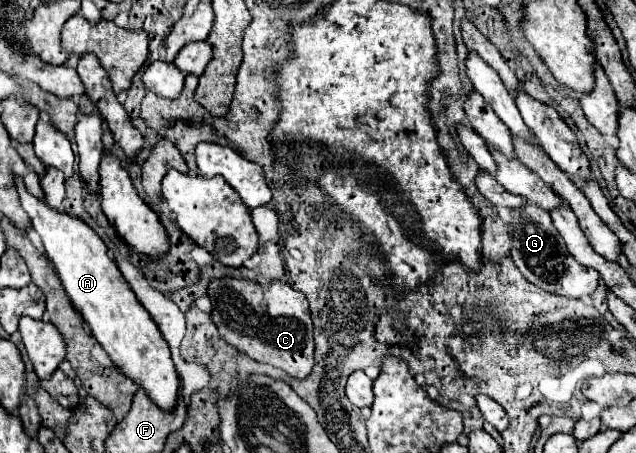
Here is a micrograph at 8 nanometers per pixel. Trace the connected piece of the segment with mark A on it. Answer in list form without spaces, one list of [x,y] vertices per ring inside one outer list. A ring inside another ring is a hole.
[[[20,180],[16,182],[16,188],[22,208],[32,218],[32,228],[44,242],[48,260],[60,276],[68,298],[90,324],[98,344],[106,350],[106,354],[122,370],[124,376],[144,388],[152,402],[156,402],[162,410],[172,410],[172,406],[176,406],[178,402],[180,380],[170,356],[170,348],[164,338],[160,338],[158,326],[152,322],[144,306],[140,306],[136,294],[128,290],[128,284],[124,282],[124,276],[120,274],[116,262],[108,258],[106,244],[80,218],[60,214],[46,202],[34,198]]]

